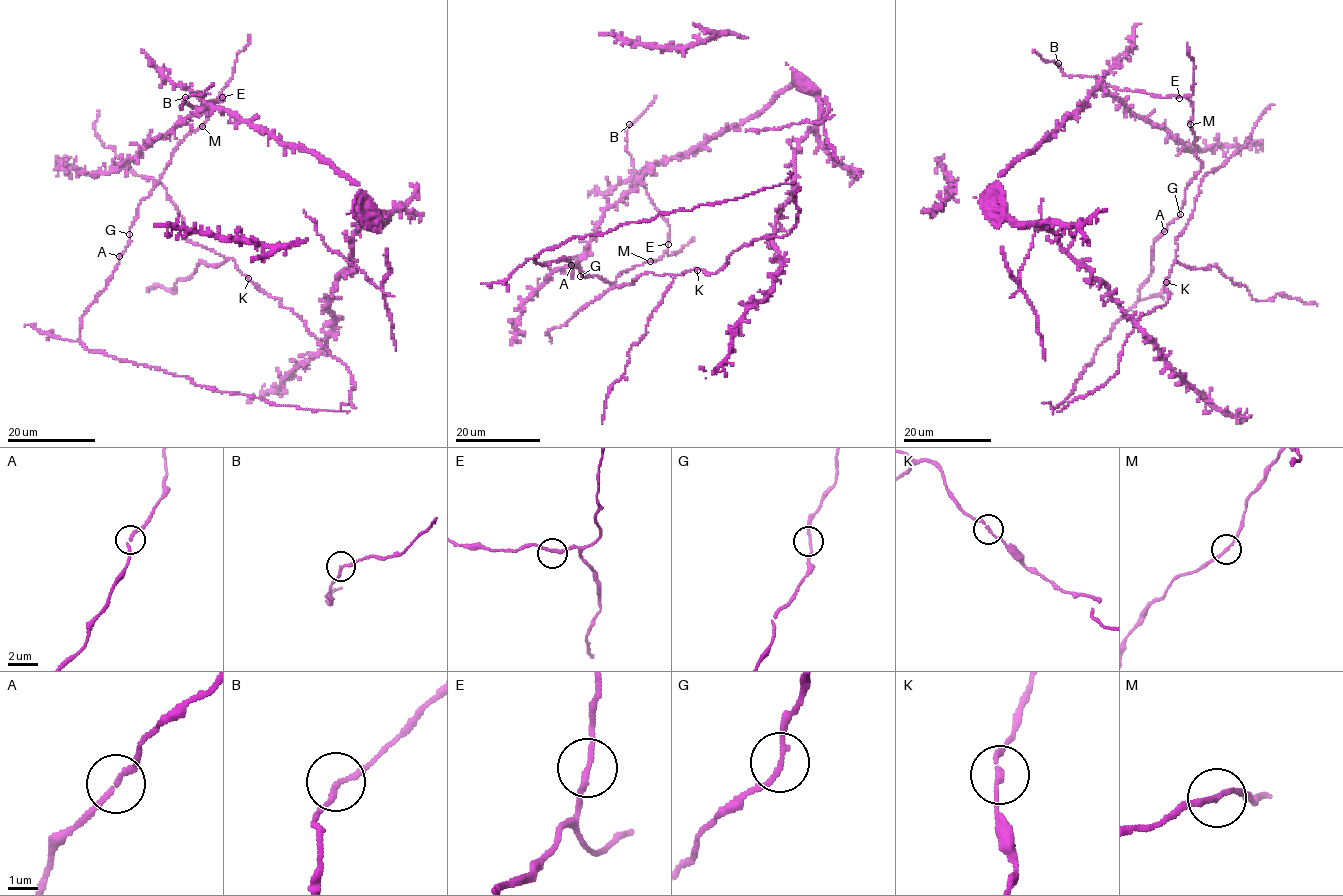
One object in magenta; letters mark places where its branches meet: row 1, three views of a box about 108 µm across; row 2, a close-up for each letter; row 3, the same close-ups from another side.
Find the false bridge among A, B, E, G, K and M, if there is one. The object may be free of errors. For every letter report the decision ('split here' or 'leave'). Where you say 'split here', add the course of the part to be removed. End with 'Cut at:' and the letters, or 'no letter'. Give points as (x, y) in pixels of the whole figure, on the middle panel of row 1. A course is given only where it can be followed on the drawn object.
A: leave
B: leave
E: leave
G: leave
K: leave
M: leave
Cut at: no letter

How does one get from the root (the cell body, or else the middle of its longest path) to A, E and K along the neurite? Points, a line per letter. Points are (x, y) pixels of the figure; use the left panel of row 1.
A: (206, 104), (223, 95), (204, 122), (179, 144), (141, 201), (119, 256)
E: (206, 104), (224, 100), (222, 97)
K: (206, 104), (223, 95), (172, 152), (159, 180), (182, 218), (187, 240), (231, 258), (249, 278)

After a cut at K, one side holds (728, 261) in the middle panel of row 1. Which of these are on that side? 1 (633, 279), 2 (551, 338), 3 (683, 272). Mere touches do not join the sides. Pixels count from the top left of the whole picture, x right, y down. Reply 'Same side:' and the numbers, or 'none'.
Same side: none

